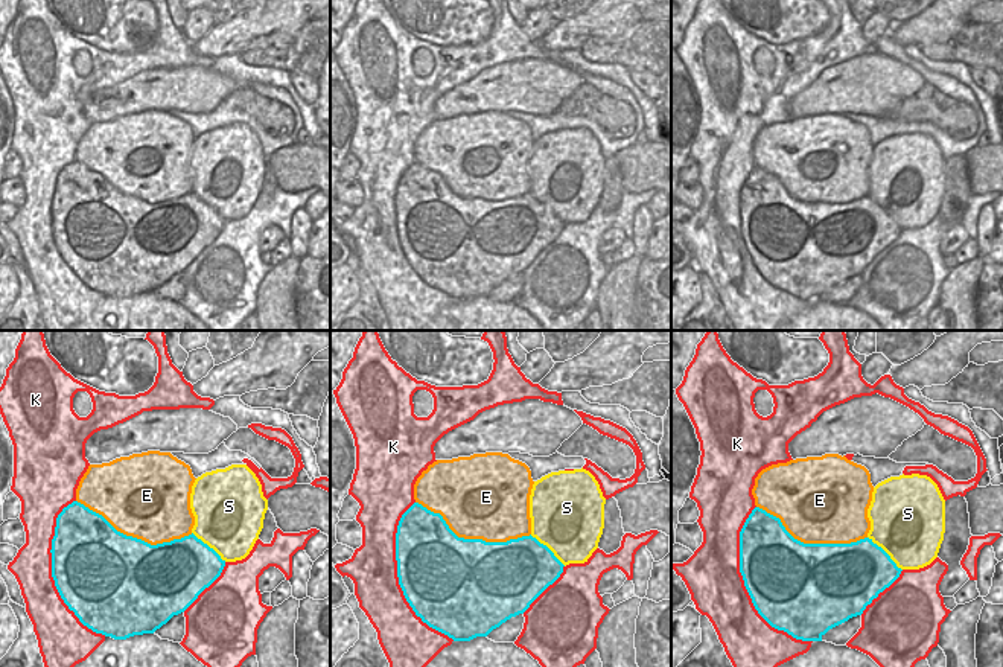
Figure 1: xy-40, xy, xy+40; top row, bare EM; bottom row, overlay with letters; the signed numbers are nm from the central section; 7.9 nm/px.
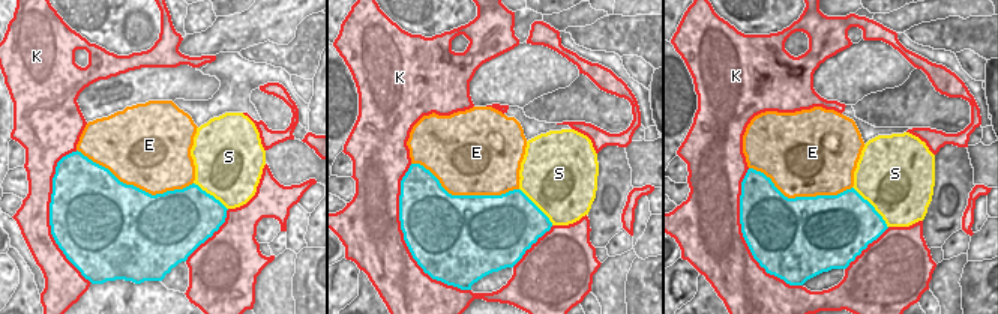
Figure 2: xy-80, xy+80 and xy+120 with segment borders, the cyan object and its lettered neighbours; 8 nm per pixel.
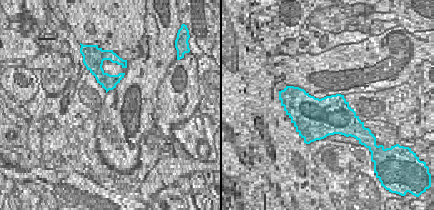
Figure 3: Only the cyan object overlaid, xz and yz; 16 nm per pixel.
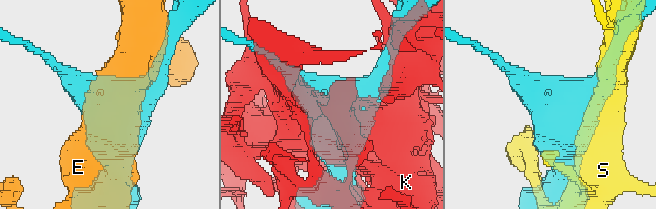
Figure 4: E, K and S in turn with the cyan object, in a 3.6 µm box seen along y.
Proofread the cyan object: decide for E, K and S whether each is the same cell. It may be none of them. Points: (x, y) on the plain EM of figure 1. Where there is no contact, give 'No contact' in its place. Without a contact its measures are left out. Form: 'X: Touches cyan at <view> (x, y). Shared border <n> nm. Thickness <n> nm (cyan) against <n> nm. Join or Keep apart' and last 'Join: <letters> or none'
E: Touches cyan at xy (472, 198). Shared border 950 nm. Thickness 500 nm (cyan) against 480 nm. Keep apart
K: Touches cyan at xy+40 (745, 244). Shared border 1150 nm. Thickness 500 nm (cyan) against 440 nm. Keep apart
S: Touches cyan at xy+40 (886, 212). Shared border 380 nm. Thickness 460 nm (cyan) against 500 nm. Keep apart
Join: none.

